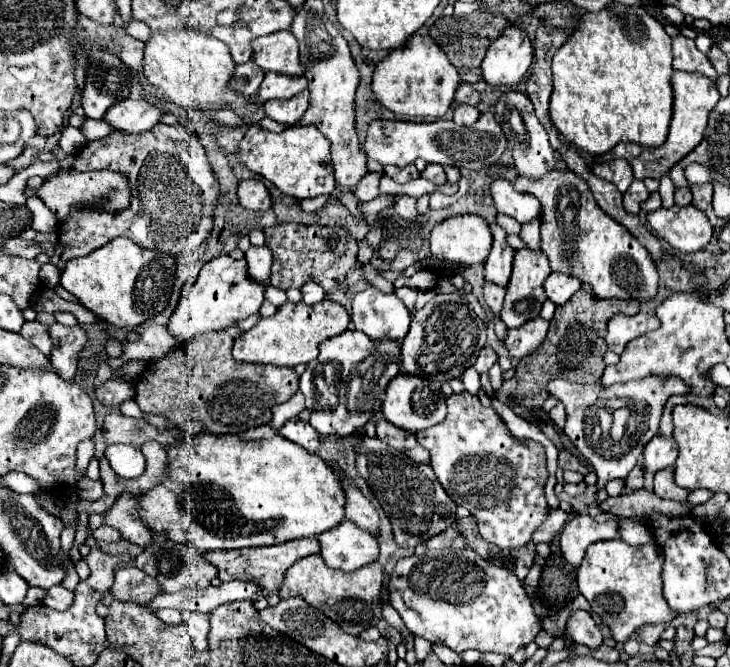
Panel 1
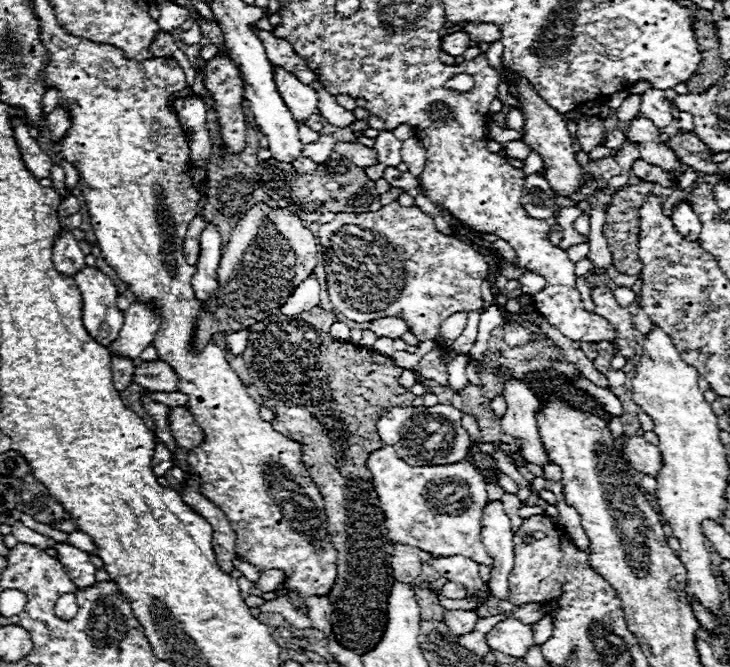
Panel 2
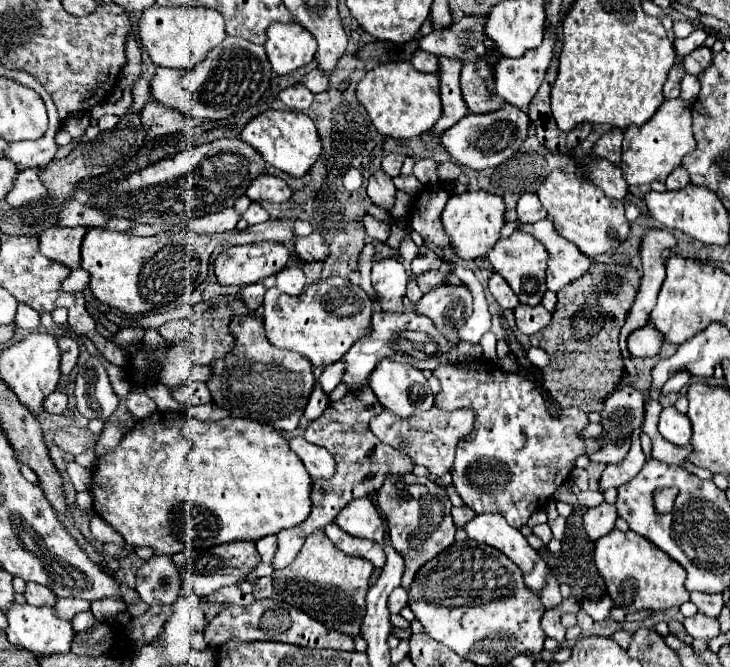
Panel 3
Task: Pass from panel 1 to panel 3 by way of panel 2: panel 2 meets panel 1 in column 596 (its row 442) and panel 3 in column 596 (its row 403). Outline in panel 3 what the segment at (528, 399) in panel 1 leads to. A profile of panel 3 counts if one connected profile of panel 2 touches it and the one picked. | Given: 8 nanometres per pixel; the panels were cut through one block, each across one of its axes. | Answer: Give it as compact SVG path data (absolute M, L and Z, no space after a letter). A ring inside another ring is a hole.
M592 264L590 270L558 290L558 304L550 324L530 336L532 346L548 352L550 364L542 368L544 388L562 408L576 406L584 412L604 410L602 400L622 382L626 368L618 348L618 332L634 304L640 288L640 274L630 264Z

